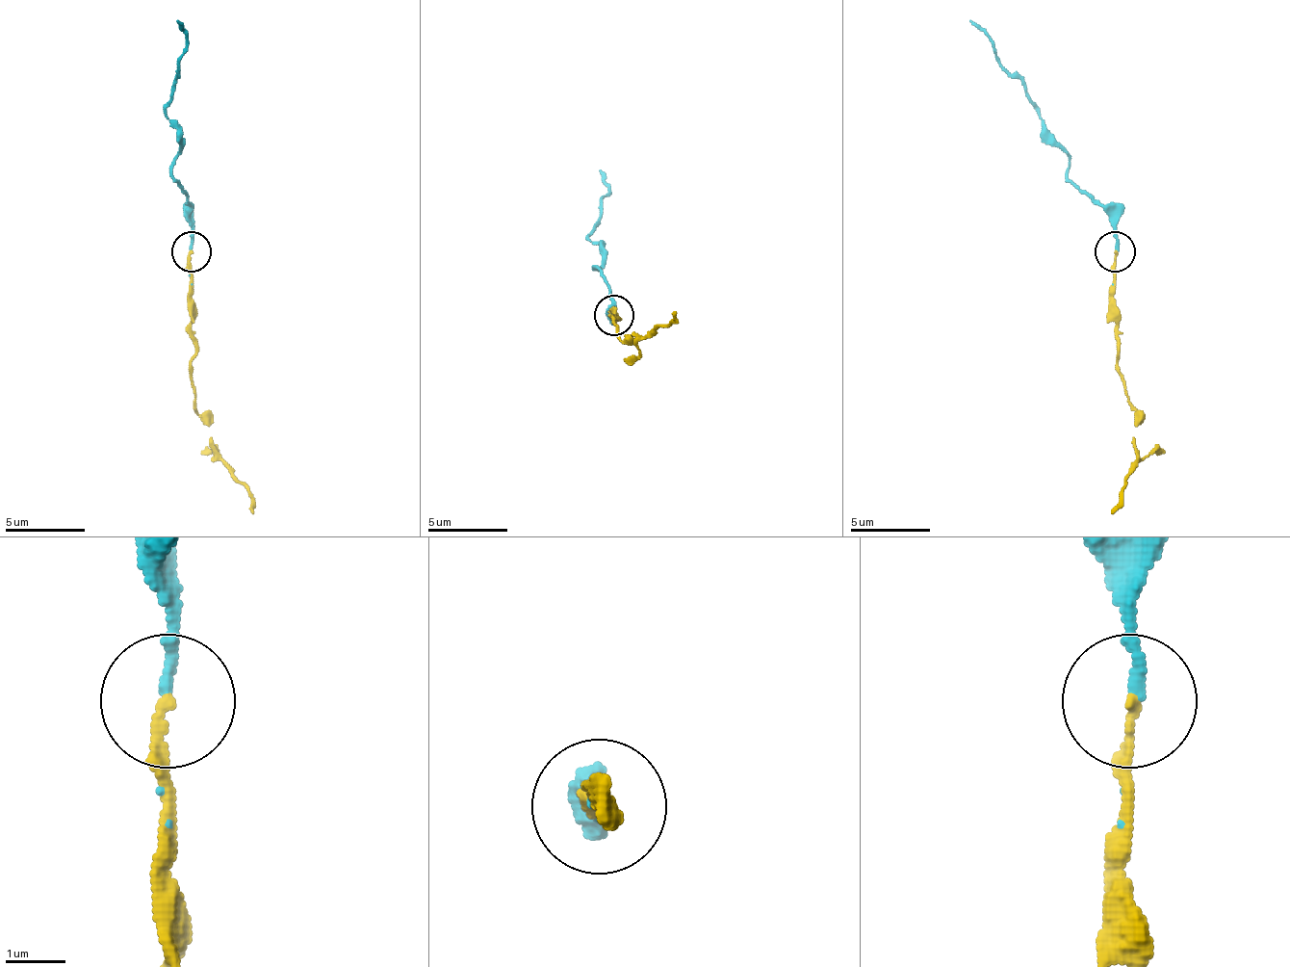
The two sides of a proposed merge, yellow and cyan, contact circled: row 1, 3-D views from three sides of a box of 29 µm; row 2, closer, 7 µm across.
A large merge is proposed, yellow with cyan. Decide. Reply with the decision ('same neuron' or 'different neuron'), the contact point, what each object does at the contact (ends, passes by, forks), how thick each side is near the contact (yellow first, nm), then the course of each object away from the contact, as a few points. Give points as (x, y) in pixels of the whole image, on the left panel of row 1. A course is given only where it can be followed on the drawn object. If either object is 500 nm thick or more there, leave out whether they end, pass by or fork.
same neuron; at (191, 251); yellow ends there; cyan ends there; 160 nm thick on the yellow side, 190 nm on the other; yellow runs (192, 252), (192, 372), (196, 411), (223, 467), (247, 491), (251, 515); cyan runs (192, 248), (188, 193), (172, 177), (172, 157), (180, 133), (165, 105), (184, 49), (176, 22)

